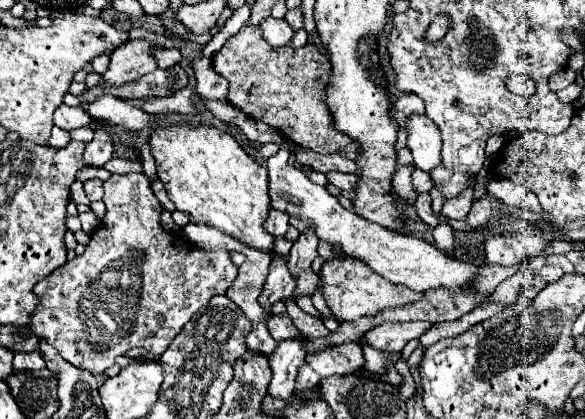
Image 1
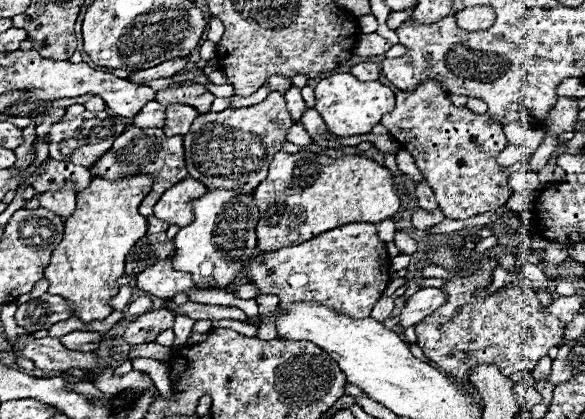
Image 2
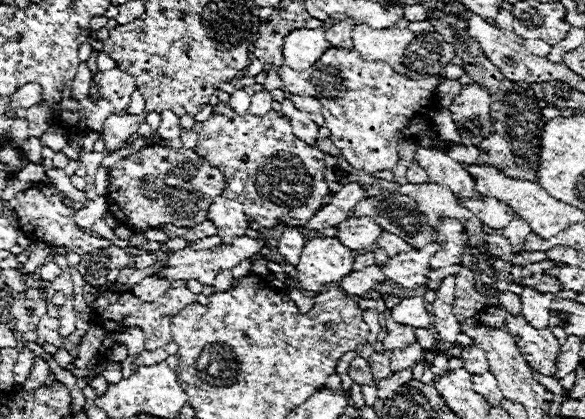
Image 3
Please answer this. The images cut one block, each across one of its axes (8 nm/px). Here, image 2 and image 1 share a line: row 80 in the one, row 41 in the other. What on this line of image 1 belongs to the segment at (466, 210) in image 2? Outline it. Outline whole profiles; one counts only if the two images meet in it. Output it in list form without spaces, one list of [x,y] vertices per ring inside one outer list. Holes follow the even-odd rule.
[[[444,14],[436,16],[426,30],[426,42],[438,42],[440,38],[444,38],[444,34],[450,30],[450,24],[452,22],[448,16],[444,16]]]

